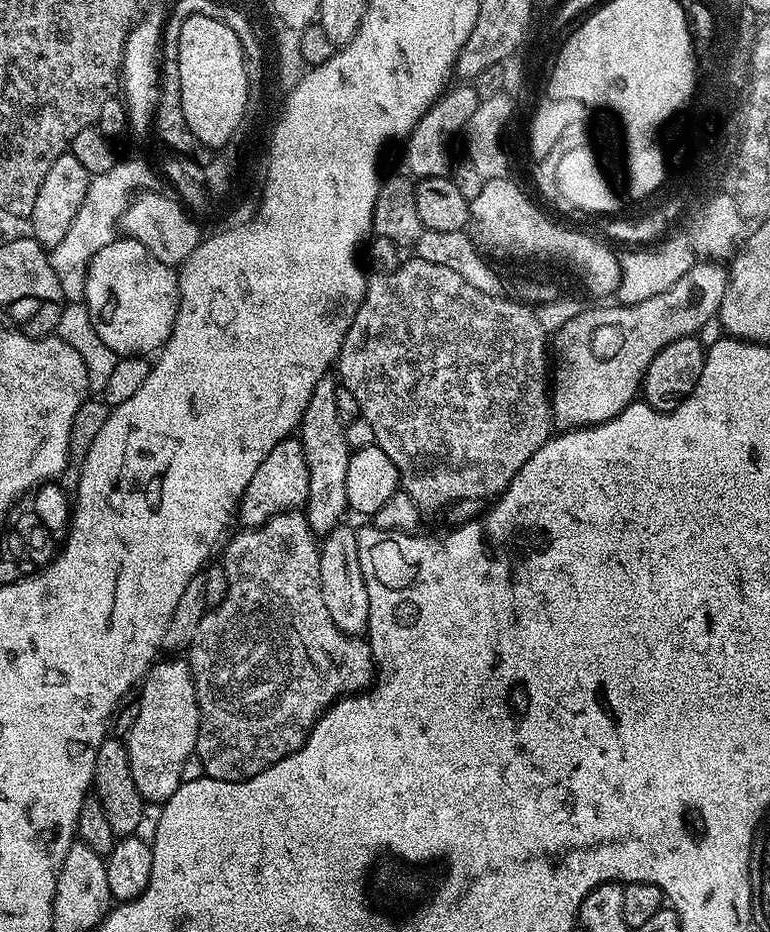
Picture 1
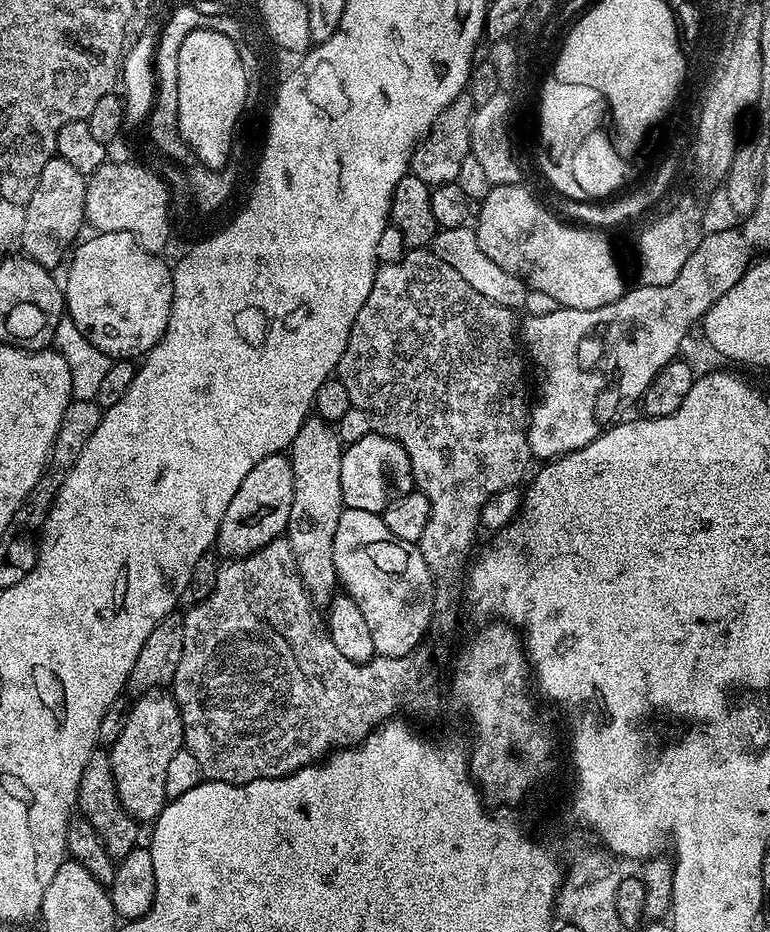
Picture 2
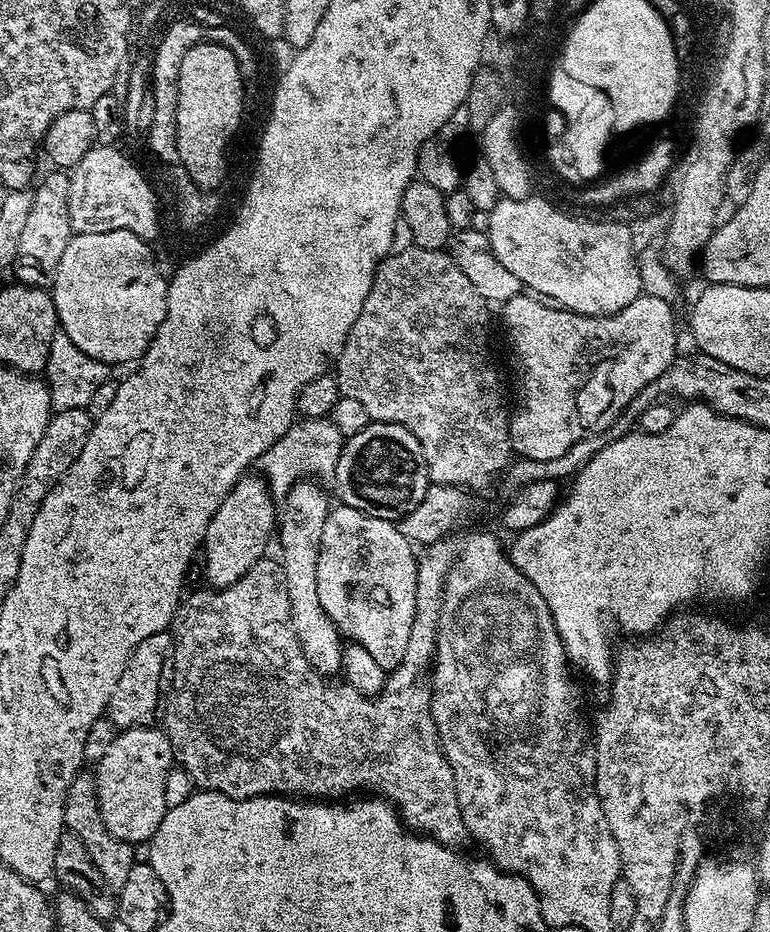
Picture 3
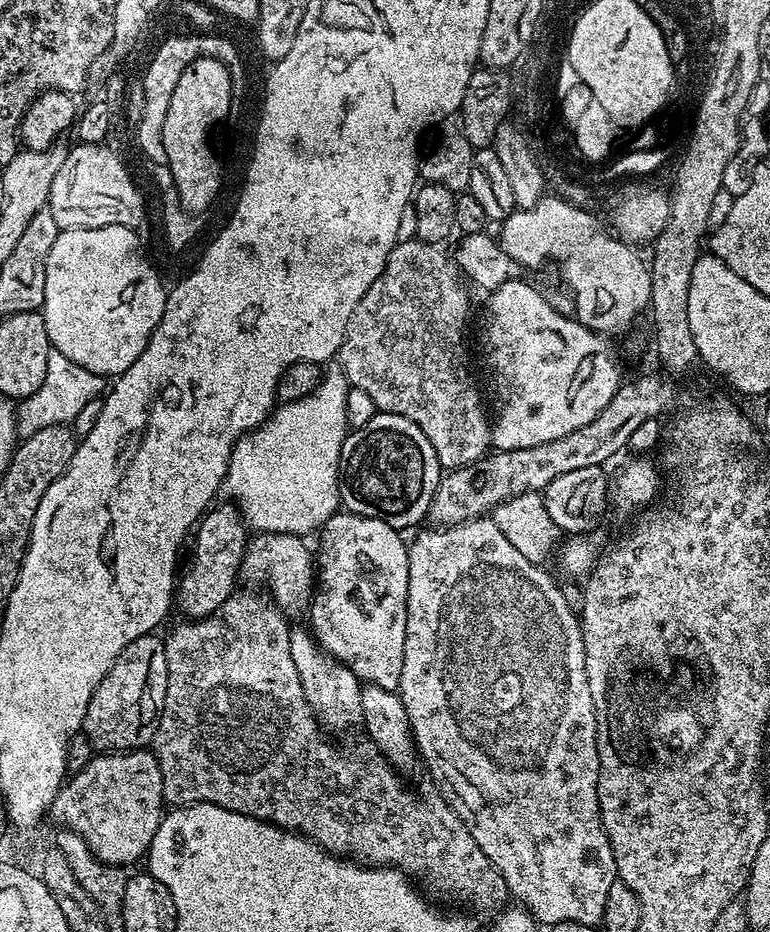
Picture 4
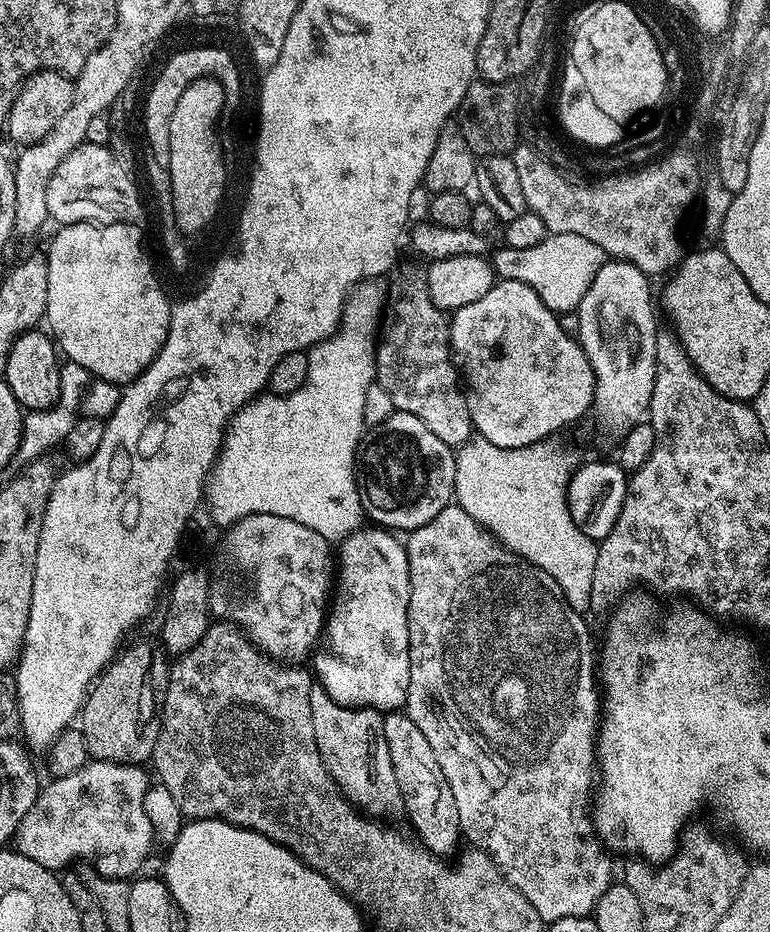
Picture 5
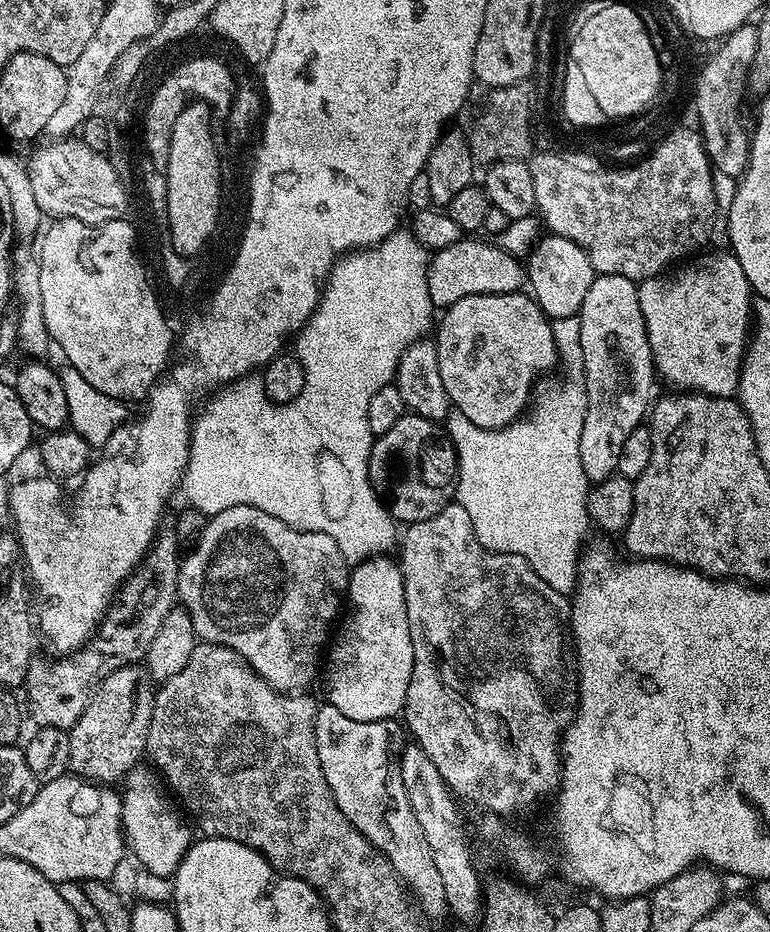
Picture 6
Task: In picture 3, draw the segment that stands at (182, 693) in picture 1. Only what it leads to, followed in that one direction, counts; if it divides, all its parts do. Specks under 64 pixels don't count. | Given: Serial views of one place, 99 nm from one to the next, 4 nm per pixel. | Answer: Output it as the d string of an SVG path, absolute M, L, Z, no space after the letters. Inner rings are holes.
M160 726L125 728L115 735L94 767L102 822L114 838L133 846L144 846L151 841L170 807L168 771L174 768L172 747Z

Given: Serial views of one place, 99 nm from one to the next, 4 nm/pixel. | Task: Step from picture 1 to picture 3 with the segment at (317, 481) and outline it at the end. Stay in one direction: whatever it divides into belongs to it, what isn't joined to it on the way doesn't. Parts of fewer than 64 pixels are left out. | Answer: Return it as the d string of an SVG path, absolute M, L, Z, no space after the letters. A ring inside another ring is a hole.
M306 478L301 479L283 499L278 512L278 544L280 540L278 560L286 578L288 615L294 634L302 646L302 654L312 668L325 677L332 678L335 677L335 672L337 675L341 671L344 644L330 614L326 614L322 602L318 602L318 554L330 501L327 494L314 484L317 483Z

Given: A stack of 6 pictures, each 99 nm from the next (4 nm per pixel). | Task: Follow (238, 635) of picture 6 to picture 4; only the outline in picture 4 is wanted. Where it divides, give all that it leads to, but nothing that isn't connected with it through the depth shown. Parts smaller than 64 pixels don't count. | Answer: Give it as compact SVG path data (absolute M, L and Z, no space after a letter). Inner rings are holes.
M257 531L249 539L248 552L242 565L245 577L248 575L252 580L268 580L267 591L271 599L288 614L299 608L307 609L314 596L314 552L300 540L303 539L294 532Z

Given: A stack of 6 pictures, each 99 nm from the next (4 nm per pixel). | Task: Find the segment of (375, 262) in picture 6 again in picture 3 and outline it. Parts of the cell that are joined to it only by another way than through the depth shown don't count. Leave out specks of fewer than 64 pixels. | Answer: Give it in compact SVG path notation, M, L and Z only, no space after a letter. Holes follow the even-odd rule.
M304 418L293 423L292 428L286 430L286 434L282 434L282 438L278 438L278 442L274 442L274 446L270 446L270 450L266 450L266 454L262 458L262 465L264 464L262 476L269 492L273 497L284 498L303 476L331 478L338 466L340 452L344 449L344 441L345 437L340 435L338 426L334 426L331 419Z

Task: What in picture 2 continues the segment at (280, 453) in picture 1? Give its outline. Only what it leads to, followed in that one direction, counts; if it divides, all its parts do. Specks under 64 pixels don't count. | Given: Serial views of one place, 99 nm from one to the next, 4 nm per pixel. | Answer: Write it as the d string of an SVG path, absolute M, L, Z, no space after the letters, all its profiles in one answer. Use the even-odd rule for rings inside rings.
M277 454L262 458L238 486L238 494L230 498L226 514L218 526L216 544L225 552L225 557L239 558L257 552L272 540L281 539L287 533L290 518L290 502L294 498L294 470L287 455Z

